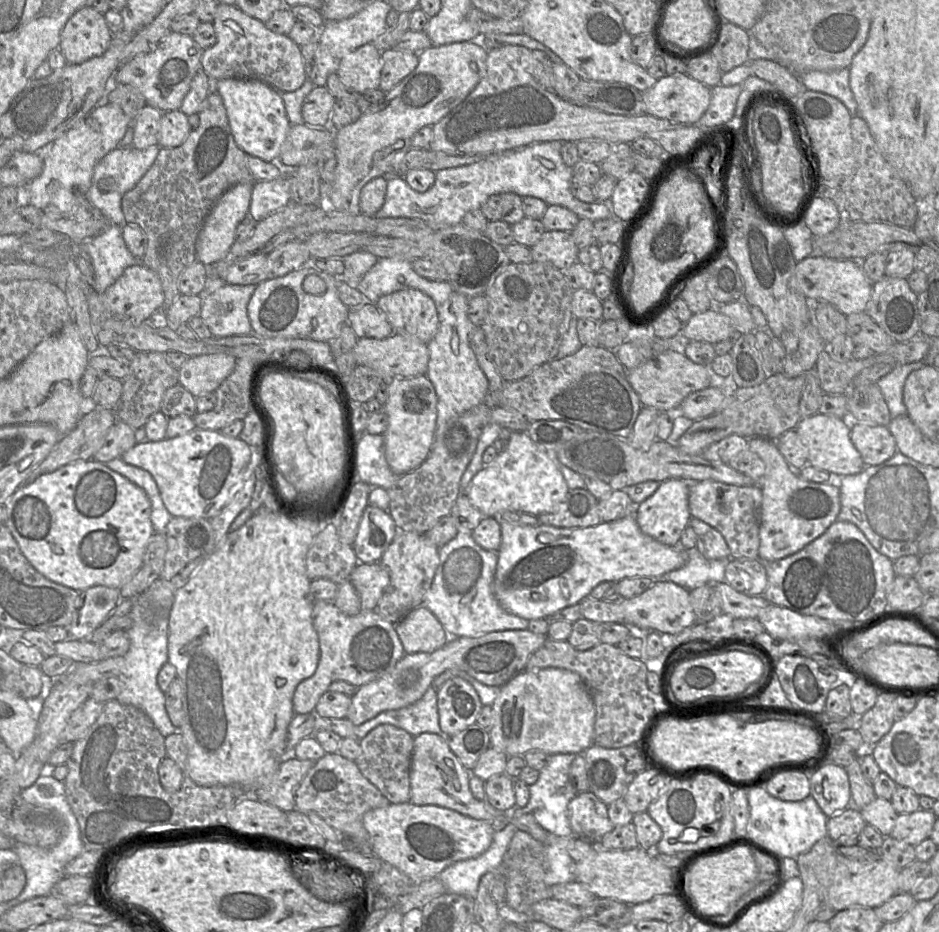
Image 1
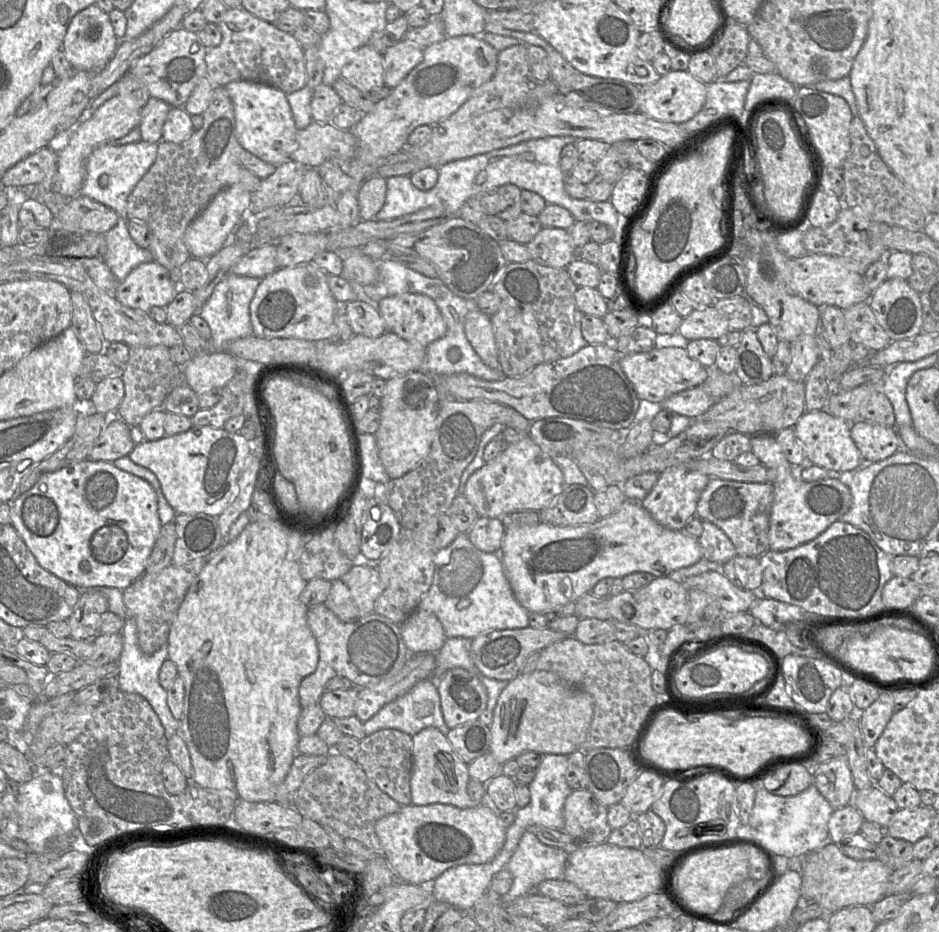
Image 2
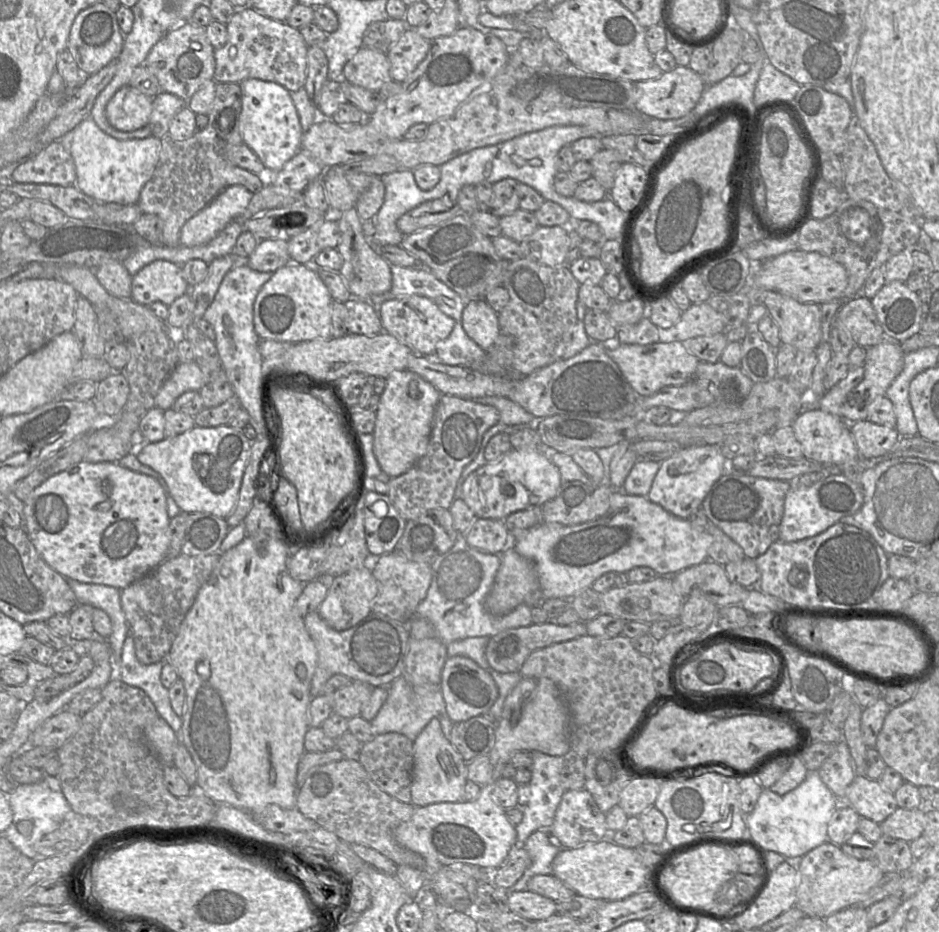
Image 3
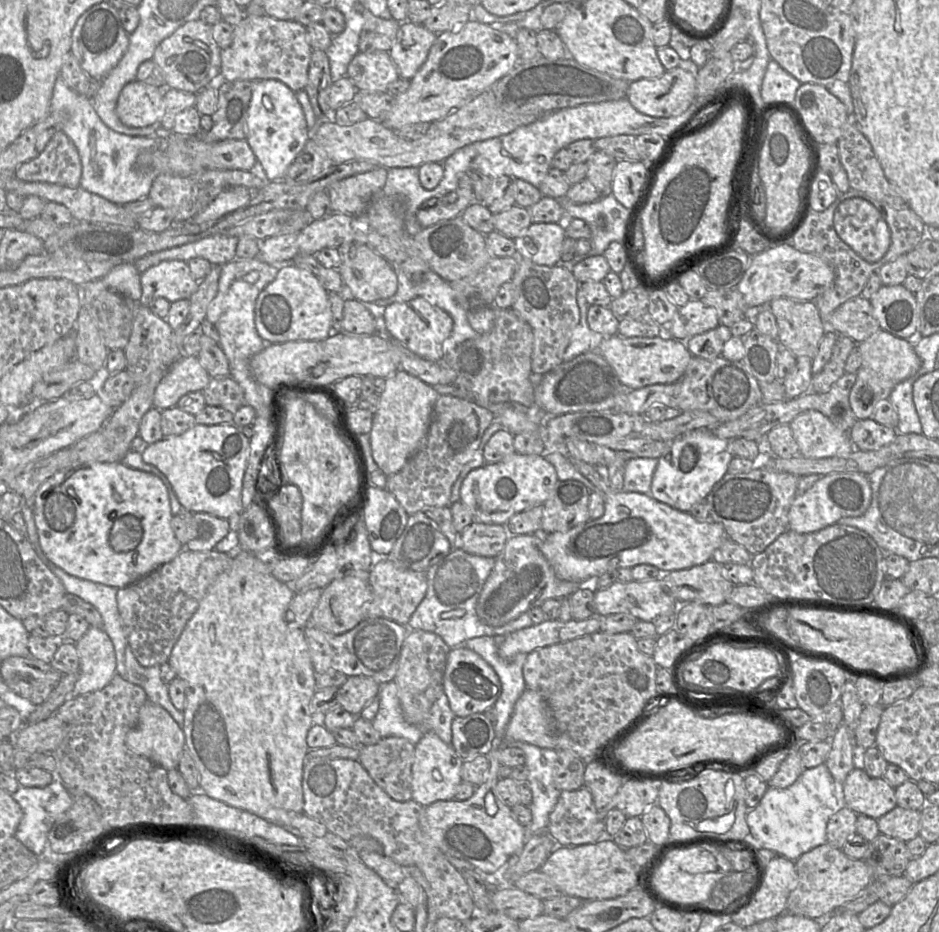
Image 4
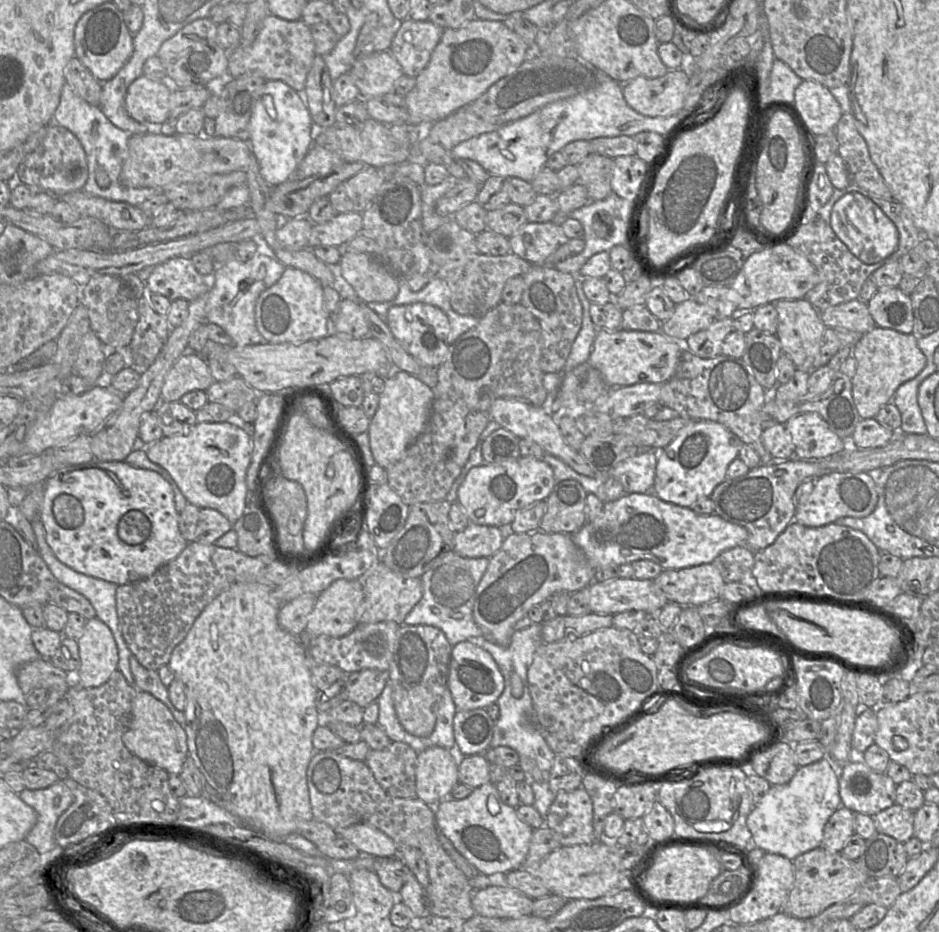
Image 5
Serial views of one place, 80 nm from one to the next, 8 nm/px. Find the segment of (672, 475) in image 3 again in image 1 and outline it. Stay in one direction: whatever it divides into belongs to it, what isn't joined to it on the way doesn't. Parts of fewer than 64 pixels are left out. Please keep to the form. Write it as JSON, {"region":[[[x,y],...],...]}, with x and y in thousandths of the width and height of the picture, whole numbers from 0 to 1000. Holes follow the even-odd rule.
{"region":[[[732,515],[706,516],[692,533],[678,542],[676,556],[683,570],[705,584],[723,586],[725,573],[737,555],[733,542],[734,526],[735,517]]]}

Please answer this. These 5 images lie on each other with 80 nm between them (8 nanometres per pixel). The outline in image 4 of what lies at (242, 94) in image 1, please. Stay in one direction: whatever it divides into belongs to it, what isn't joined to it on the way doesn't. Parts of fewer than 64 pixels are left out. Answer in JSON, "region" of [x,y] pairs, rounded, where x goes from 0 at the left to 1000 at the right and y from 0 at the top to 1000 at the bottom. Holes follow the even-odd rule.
{"region":[[[280,85],[272,87],[268,97],[268,104],[265,112],[262,128],[262,151],[268,160],[277,186],[281,192],[286,194],[301,193],[308,177],[322,162],[331,143],[326,133],[326,128],[314,99],[306,91],[294,85]]]}

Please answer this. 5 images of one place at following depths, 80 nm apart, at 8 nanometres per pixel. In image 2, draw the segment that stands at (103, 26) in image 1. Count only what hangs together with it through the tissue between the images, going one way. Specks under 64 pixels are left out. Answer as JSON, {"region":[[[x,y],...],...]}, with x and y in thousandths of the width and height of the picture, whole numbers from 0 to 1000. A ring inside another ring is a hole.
{"region":[[[101,4],[89,9],[77,19],[66,54],[79,75],[103,77],[114,70],[127,46],[128,42],[121,35],[116,15]]]}

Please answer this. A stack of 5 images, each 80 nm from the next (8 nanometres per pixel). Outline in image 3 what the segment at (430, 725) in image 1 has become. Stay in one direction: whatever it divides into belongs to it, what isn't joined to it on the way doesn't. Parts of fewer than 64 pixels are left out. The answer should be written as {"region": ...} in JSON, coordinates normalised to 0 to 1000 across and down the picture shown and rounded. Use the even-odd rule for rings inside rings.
{"region":[[[426,725],[413,736],[413,748],[394,776],[399,788],[422,785],[440,795],[461,770],[468,773],[471,785],[478,794],[482,775],[475,763],[470,735],[463,735],[458,742],[446,747],[441,742],[438,733]]]}

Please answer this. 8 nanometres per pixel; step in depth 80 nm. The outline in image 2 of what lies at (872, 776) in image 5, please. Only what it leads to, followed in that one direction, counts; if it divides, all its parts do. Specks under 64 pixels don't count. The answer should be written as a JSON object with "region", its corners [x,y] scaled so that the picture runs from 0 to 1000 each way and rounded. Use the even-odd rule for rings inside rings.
{"region":[[[933,841],[911,850],[907,863],[917,871],[922,881],[942,888],[957,869],[951,855],[939,849]]]}

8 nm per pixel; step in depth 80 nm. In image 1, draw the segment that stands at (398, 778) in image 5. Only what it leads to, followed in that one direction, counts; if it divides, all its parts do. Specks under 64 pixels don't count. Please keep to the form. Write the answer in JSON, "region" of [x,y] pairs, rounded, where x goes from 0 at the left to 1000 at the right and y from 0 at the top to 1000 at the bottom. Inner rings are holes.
{"region":[[[407,777],[382,795],[383,808],[377,815],[386,832],[410,854],[416,863],[437,859],[437,823],[441,791],[430,782]]]}

